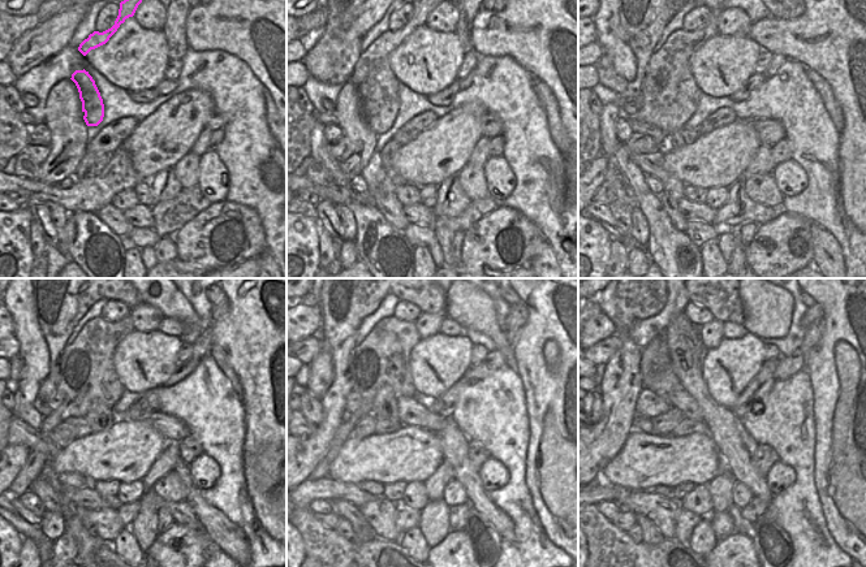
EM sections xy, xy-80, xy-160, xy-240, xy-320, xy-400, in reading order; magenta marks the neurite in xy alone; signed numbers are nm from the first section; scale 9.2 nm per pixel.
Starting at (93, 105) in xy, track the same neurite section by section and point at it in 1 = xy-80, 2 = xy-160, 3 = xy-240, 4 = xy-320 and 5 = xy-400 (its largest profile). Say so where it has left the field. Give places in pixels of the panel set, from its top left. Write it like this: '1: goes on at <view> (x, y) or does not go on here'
1: goes on at xy-80 (378, 87)
2: goes on at xy-160 (668, 83)
3: goes on at xy-240 (86, 372)
4: goes on at xy-320 (383, 359)
5: goes on at xy-400 (694, 336)

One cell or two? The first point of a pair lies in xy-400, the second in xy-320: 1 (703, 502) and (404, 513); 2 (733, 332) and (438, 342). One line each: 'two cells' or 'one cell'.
1: two cells
2: two cells

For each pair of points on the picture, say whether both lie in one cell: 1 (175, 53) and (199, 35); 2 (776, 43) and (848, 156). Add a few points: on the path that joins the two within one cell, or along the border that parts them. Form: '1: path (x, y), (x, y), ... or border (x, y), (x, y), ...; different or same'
1: border (186, 14), (188, 47); different
2: path (811, 50), (852, 90), (852, 121); same

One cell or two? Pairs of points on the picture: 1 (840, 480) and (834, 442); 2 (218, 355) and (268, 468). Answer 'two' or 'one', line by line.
1: one
2: two

